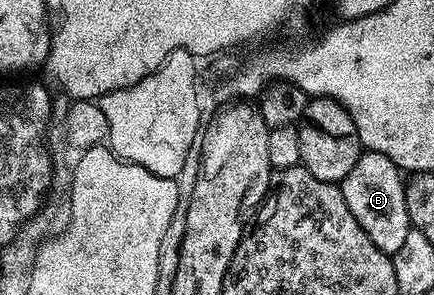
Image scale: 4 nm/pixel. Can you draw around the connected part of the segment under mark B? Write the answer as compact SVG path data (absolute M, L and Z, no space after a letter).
M363 150L356 165L352 165L352 169L340 183L344 201L348 209L352 209L352 217L360 221L364 233L368 233L368 237L372 237L375 245L388 256L394 256L400 249L411 229L408 208L405 205L407 184L401 177L403 178L400 168L388 161L384 153Z

